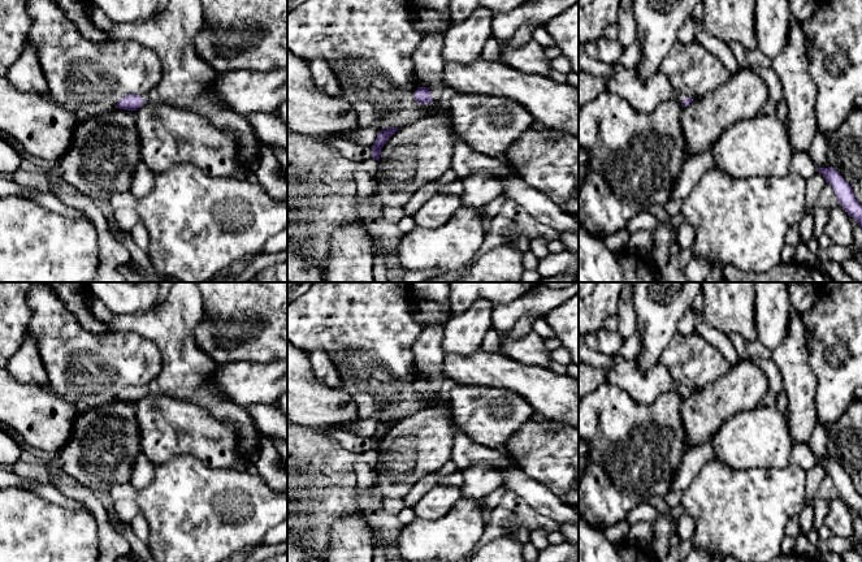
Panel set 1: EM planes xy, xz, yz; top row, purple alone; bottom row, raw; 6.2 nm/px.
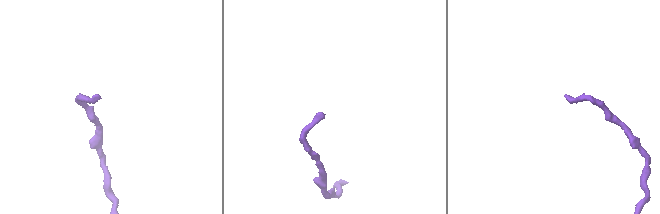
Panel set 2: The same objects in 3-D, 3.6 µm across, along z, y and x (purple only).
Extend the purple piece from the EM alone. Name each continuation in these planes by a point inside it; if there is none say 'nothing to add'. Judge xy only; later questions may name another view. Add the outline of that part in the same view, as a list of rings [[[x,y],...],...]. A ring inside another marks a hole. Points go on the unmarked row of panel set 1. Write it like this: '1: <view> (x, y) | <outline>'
1: xy (152, 388) | [[[156,381],[150,382],[148,385],[142,388],[143,393],[150,393],[150,394],[159,394],[159,385]]]

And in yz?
1: yz (641, 387) | [[[579,332],[579,363],[586,363],[605,369],[607,382],[624,389],[637,403],[651,403],[658,395],[676,390],[683,393],[685,386],[675,381],[668,369],[659,362],[642,372],[636,360],[627,360],[620,354],[607,356],[592,350],[585,343],[585,336]]]

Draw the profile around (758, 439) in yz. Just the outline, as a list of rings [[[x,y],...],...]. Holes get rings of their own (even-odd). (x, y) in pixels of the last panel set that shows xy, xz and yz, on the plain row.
[[[758,406],[728,418],[711,441],[714,458],[732,470],[785,468],[792,441],[777,407]]]

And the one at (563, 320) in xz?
[[[579,294],[551,310],[543,319],[555,333],[553,338],[543,338],[546,349],[553,351],[560,346],[566,347],[572,363],[579,366]]]

